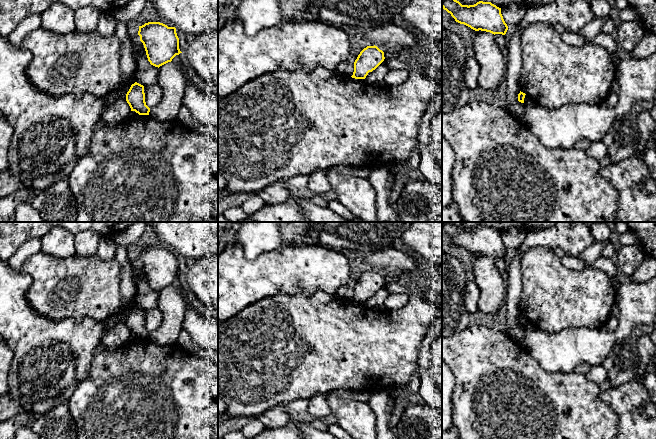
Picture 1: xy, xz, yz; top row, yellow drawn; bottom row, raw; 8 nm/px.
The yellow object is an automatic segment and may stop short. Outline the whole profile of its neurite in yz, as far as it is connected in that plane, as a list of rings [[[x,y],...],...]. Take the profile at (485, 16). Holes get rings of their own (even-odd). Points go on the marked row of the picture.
[[[442,0],[442,8],[455,19],[475,31],[505,35],[508,26],[501,14],[501,8],[491,2],[479,1],[474,5],[462,5],[457,0]]]

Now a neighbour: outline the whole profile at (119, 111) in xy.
[[[125,52],[120,58],[122,85],[119,88],[119,98],[102,114],[101,125],[114,126],[125,122],[131,114],[131,108],[126,101],[126,94],[135,81],[137,69],[136,60],[132,54]]]

